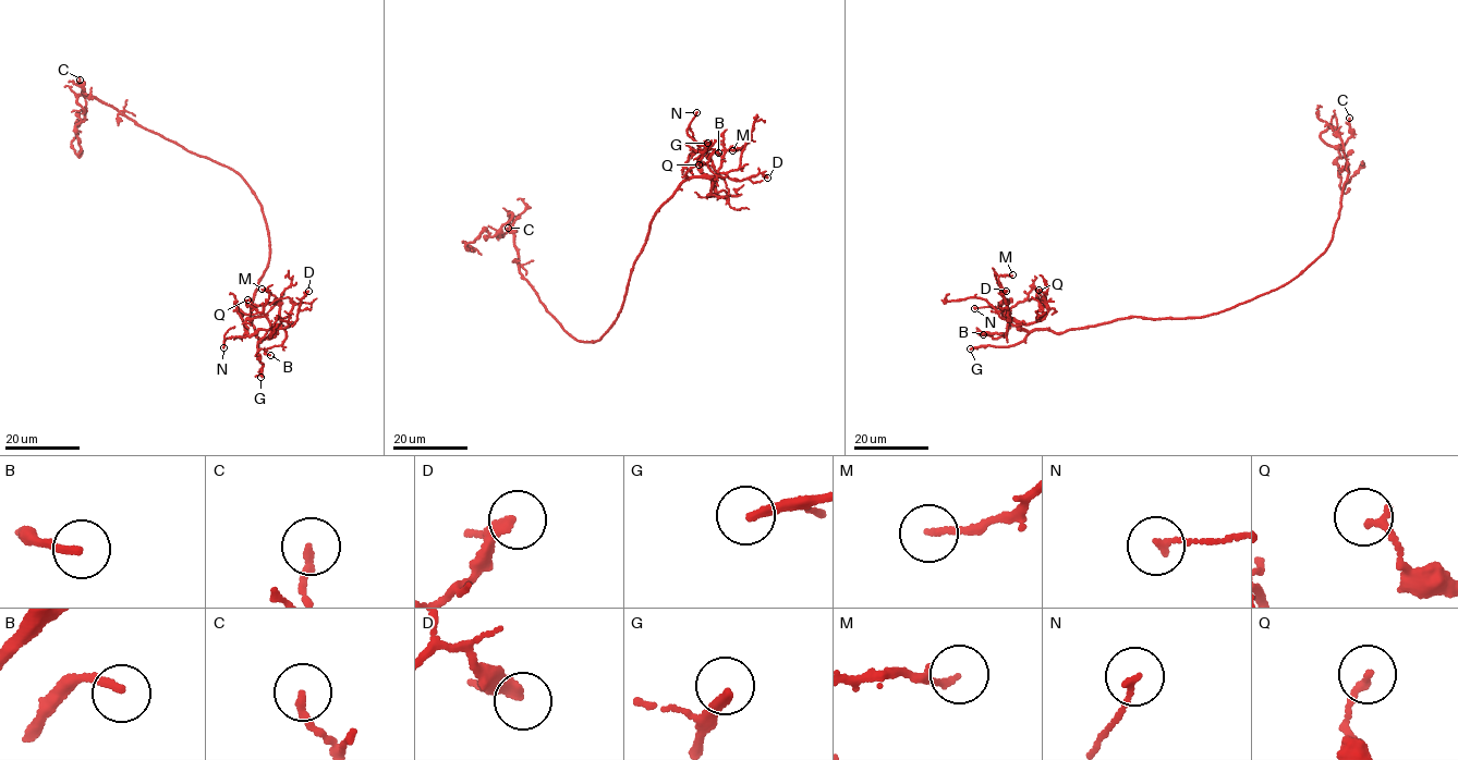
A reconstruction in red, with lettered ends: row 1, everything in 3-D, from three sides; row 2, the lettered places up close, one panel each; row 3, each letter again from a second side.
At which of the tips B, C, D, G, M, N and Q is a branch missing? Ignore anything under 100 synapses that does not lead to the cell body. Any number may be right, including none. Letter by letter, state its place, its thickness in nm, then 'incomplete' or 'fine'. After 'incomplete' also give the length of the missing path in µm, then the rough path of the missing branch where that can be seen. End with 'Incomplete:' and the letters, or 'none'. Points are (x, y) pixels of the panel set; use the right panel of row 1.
B: at (983, 334); 190 nm thick; fine
C: at (1349, 118); 180 nm thick; fine
D: at (1006, 291); 240 nm thick; fine
G: at (970, 348); 220 nm thick; incomplete; about 70 µm are missing; missing branch runs (970, 348), (891, 362), (881, 342), (865, 338), (860, 318)
M: at (1012, 274); 140 nm thick; fine
N: at (974, 308); 140 nm thick; fine
Q: at (1039, 290); 190 nm thick; fine
Incomplete: G

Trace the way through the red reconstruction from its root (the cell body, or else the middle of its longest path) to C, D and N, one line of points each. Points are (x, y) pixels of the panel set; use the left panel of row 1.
C: (263, 212), (254, 194), (232, 169), (137, 125), (93, 96), (76, 96), (83, 112), (84, 86), (80, 80)
D: (263, 212), (269, 254), (250, 310), (258, 338), (268, 338), (278, 329), (293, 322), (301, 298), (308, 291)
N: (263, 212), (269, 254), (253, 293), (250, 317), (260, 340), (275, 332), (264, 329), (226, 338), (223, 347)

